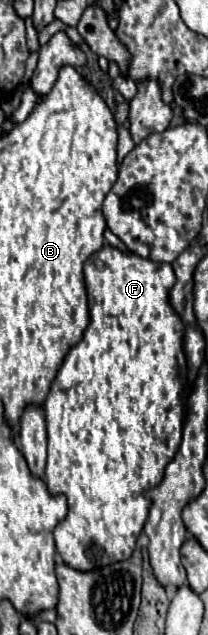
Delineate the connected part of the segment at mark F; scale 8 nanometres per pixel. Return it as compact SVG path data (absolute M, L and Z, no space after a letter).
M104 246L100 252L92 254L84 264L84 276L86 276L86 290L88 290L88 306L90 306L90 324L84 332L84 338L80 344L76 344L68 356L64 358L64 364L60 372L56 374L56 380L50 388L50 394L44 402L44 416L46 416L46 428L48 428L48 464L46 464L46 486L52 496L66 496L68 500L68 516L58 524L54 530L56 538L56 550L64 564L68 564L74 570L80 572L92 572L94 568L104 568L120 560L128 560L136 548L136 540L146 524L148 512L150 512L150 498L146 496L146 490L156 488L162 482L162 472L166 472L166 464L170 464L170 456L178 452L176 440L182 440L182 420L184 420L184 384L186 384L186 360L182 352L182 320L176 316L172 306L168 304L168 290L174 284L174 270L166 262L152 262L148 258L140 258L136 254L124 254L112 246Z

